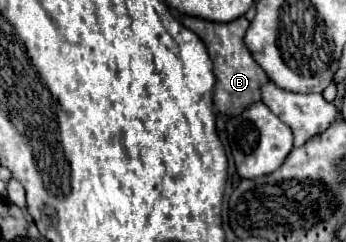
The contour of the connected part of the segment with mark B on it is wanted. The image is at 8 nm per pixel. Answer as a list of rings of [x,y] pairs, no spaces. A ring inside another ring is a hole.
[[[179,17],[181,23],[191,29],[207,47],[207,53],[213,61],[213,73],[215,73],[215,107],[223,115],[239,115],[243,109],[247,109],[253,103],[261,101],[261,87],[267,81],[267,75],[257,65],[257,61],[251,57],[243,37],[247,33],[249,21],[245,17],[239,17],[231,23],[211,23],[197,17]]]

